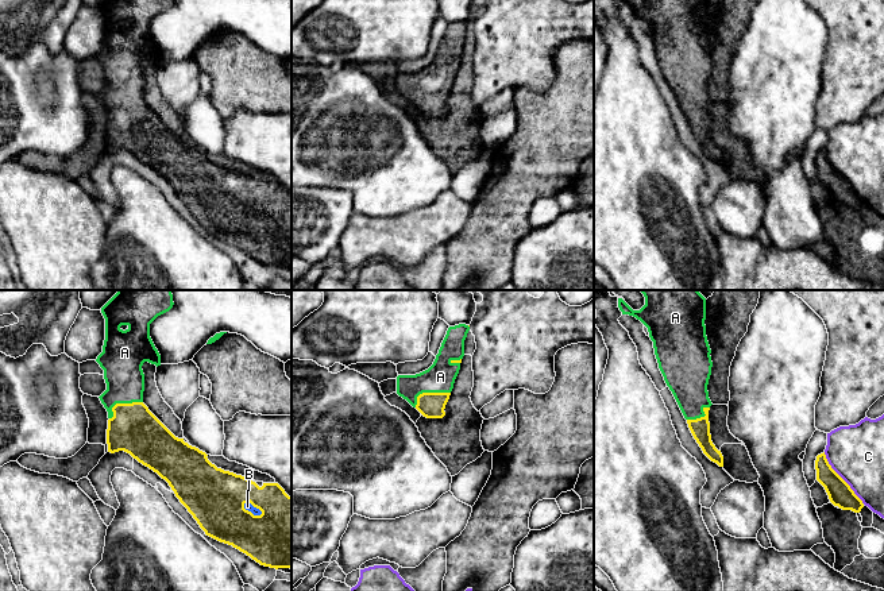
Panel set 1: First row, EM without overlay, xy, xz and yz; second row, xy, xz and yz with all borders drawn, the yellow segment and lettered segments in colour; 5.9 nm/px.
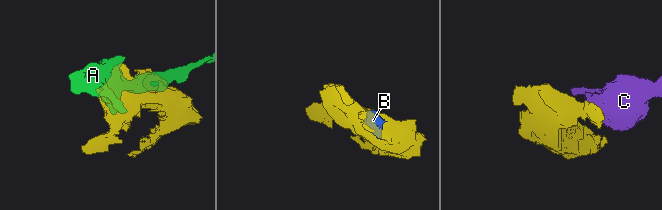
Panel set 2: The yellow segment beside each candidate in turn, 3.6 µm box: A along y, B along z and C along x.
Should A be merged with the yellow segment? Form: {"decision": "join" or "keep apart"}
{"decision": "join"}

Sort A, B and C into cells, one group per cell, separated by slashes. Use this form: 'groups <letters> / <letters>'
groups A B / C

